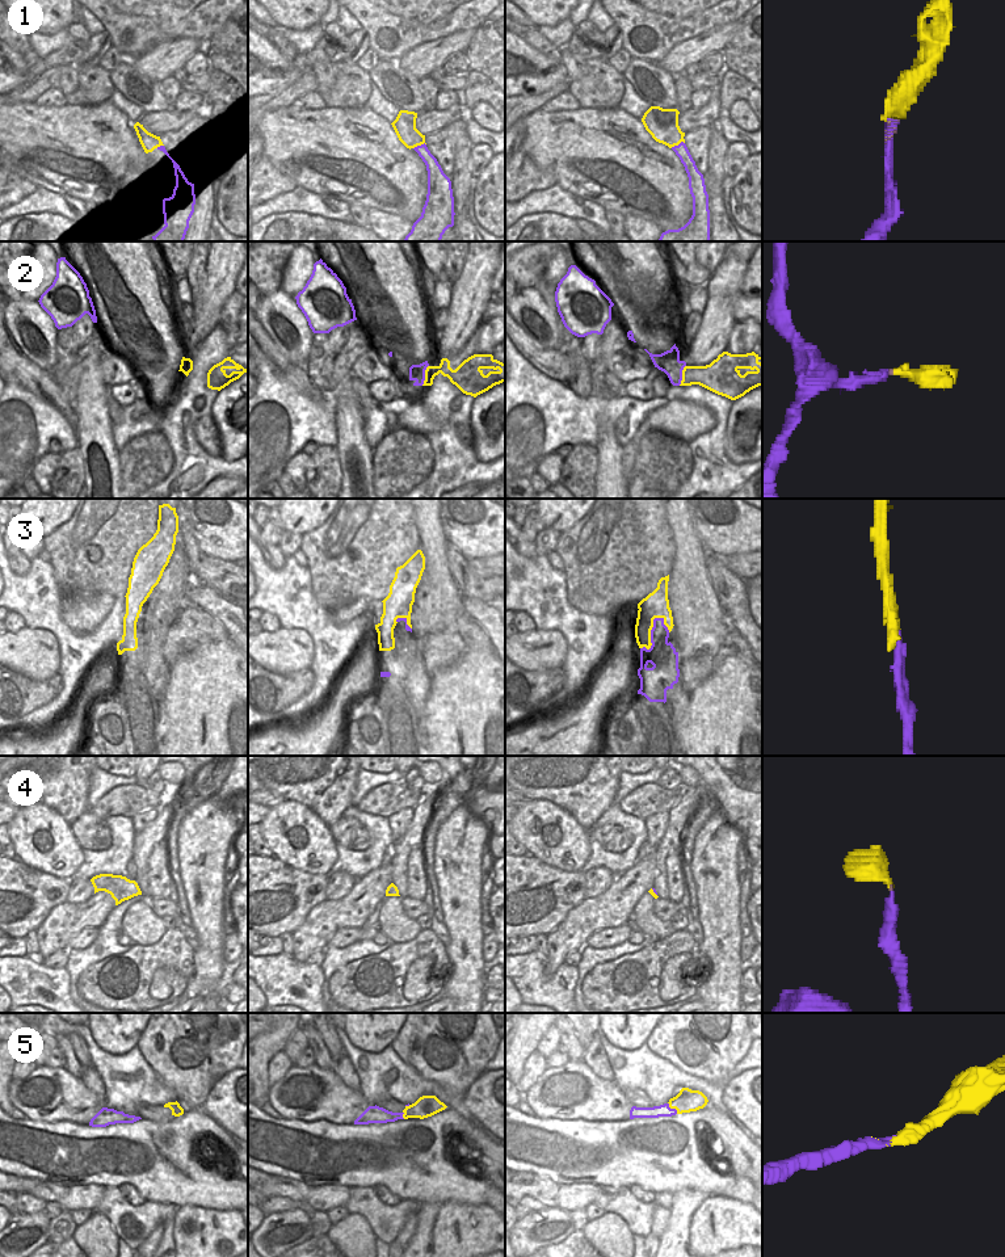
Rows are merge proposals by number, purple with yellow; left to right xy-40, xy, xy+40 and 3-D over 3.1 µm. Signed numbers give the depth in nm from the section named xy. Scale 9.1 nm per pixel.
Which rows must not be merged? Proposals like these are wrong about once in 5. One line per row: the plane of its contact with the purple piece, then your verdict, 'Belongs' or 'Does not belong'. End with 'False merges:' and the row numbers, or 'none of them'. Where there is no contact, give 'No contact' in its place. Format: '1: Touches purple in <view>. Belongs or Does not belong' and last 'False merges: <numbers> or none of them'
1: Touches purple in xy+40. Belongs
2: Touches purple in xy. Belongs
3: Touches purple in xy+40. Belongs
4: Touches purple in xy+40. Belongs
5: Touches purple in xy+40. Belongs
False merges: none of them.

